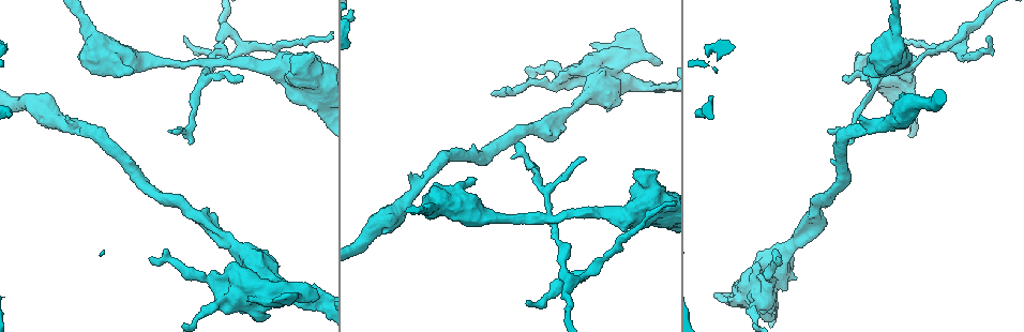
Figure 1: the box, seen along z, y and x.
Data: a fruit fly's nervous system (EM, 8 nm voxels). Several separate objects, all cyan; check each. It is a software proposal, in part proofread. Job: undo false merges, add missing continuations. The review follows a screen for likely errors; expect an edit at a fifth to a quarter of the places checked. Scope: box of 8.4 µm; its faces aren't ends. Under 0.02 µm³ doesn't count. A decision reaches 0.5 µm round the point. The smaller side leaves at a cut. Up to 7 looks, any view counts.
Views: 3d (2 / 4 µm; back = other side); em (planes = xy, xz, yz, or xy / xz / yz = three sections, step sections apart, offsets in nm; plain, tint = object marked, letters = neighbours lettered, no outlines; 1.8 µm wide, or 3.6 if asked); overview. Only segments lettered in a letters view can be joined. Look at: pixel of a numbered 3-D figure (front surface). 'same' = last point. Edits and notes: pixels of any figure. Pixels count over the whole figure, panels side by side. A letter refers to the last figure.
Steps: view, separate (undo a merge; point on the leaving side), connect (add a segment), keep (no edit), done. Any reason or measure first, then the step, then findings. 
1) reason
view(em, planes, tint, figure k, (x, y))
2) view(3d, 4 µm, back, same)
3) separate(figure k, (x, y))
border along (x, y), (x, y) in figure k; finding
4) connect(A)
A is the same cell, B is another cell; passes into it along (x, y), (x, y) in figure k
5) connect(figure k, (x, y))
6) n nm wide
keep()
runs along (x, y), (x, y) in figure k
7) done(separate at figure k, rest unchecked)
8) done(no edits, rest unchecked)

four-way junction
view(em, planes, tint, figure 1, (555, 221))

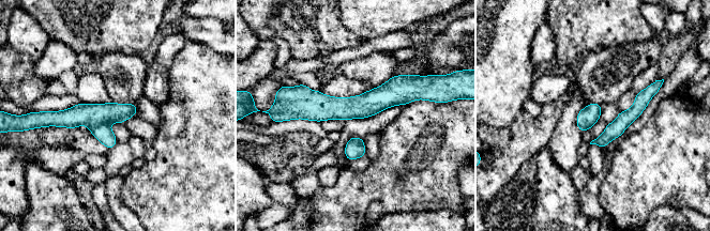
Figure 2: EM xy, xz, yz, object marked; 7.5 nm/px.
see the neighbours
view(em, planes, letters, same)

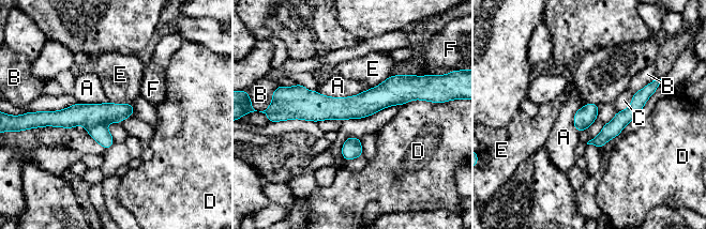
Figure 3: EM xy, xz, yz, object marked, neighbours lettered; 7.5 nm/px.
separate(figure 3, (100, 133))
A, B, C, D, E and F are other cells; border along (104, 124), (87, 128) in figure 3; two cells meet here

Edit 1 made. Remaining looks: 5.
redraw
view(overview)

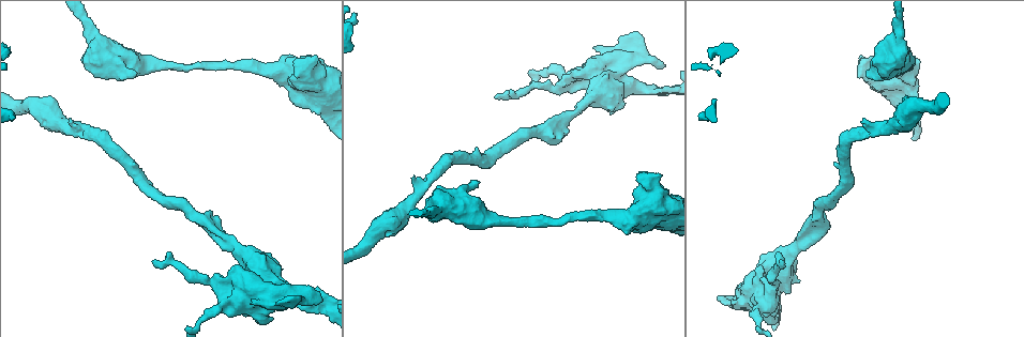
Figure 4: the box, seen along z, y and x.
branch stops here
view(3d, 2 µm, figure 4, (495, 95))

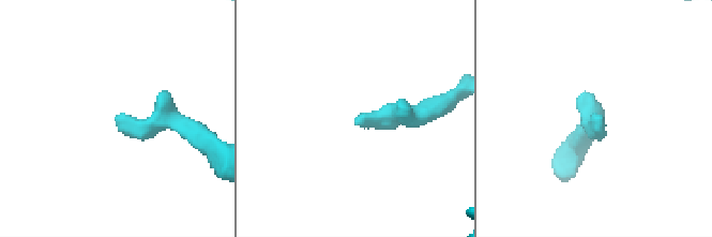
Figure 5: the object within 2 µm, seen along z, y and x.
shape alone is not enough
view(em, xy, step 16, plain, figure 5, (115, 117))

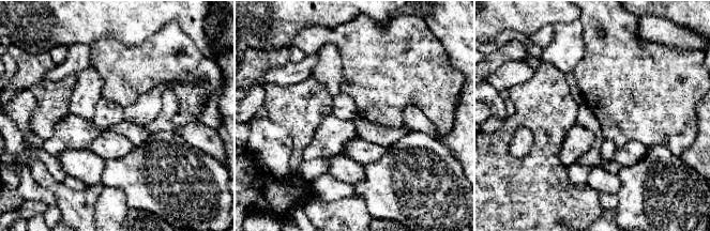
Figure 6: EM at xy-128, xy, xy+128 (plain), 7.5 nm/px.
view(em, xy, step 16, letters, same)

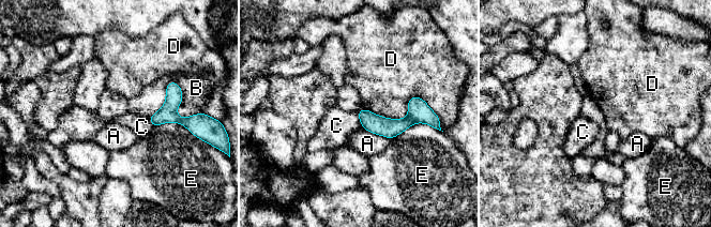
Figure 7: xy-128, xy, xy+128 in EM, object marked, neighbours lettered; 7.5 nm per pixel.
keep()
A, B, C, D and E are other cells; border along (356, 112), (361, 125) in figure 7; none of them fits

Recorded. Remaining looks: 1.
done(separate at figure 3, rest unchecked)

